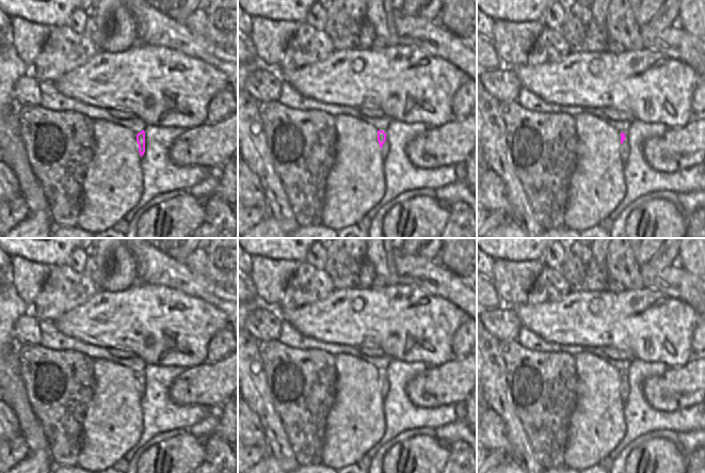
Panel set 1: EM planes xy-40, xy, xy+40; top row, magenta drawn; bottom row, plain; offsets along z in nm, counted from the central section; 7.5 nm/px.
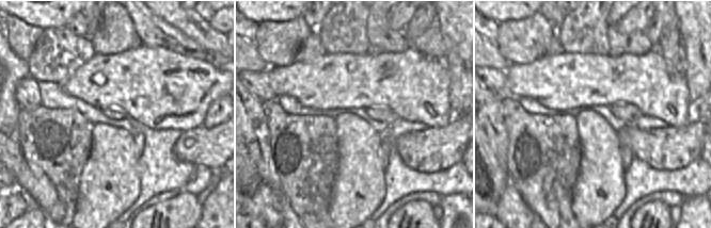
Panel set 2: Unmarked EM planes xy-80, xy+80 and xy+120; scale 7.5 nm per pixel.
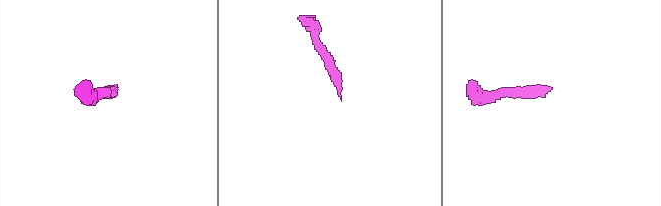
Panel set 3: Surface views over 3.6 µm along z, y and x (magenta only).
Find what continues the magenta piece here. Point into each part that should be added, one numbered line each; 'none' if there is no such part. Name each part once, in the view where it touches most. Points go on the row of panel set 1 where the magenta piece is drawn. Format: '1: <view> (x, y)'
1: xy (384, 148)

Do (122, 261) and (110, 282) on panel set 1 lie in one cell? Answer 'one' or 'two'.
one

